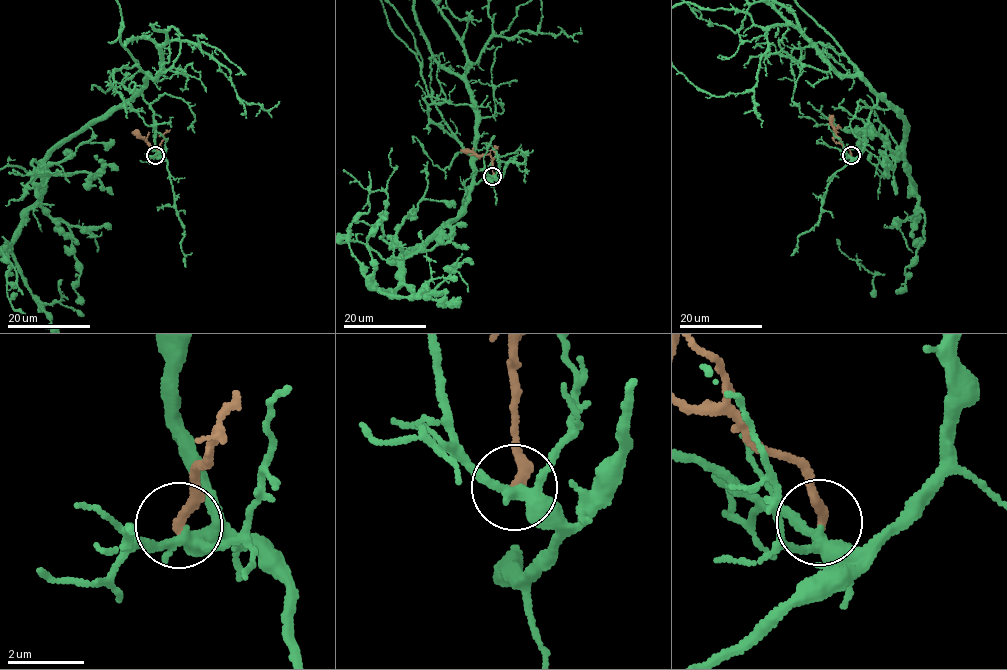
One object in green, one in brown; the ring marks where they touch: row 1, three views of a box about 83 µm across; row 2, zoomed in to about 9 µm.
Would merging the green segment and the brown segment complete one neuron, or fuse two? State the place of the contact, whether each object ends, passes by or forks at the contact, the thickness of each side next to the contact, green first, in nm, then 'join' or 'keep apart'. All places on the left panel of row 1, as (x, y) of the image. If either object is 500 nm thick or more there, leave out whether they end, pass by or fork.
(155, 155) | green forks | brown ends | 280/280 nm | keep apart

